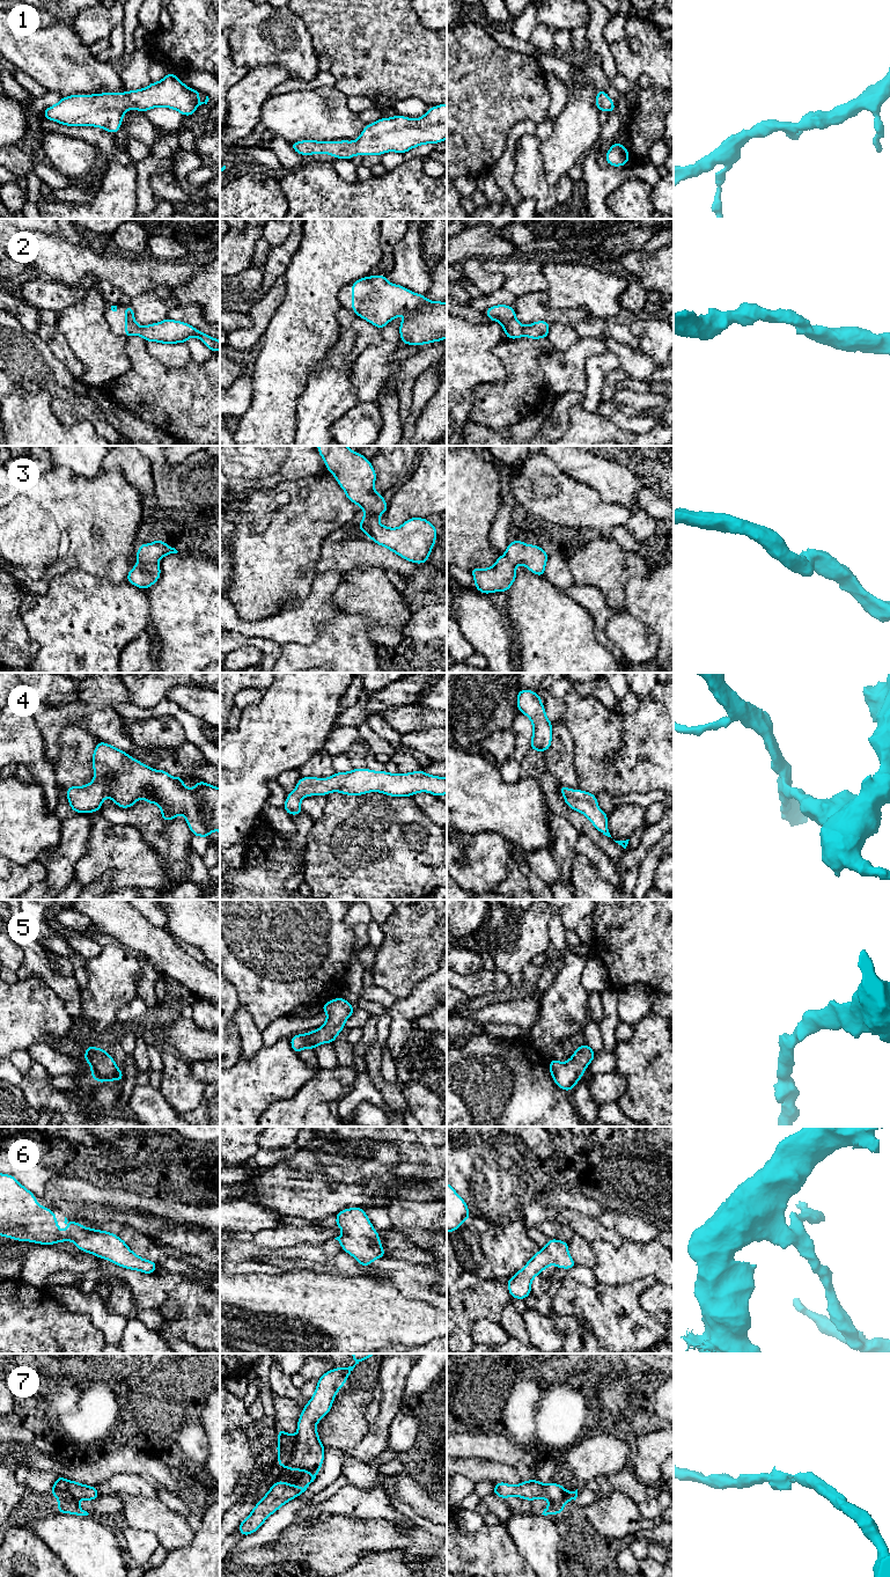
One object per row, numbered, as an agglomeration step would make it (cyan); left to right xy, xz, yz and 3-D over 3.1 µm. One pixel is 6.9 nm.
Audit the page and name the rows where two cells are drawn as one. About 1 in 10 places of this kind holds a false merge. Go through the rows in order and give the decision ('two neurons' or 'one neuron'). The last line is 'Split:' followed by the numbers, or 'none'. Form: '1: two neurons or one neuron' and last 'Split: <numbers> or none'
1: one neuron
2: one neuron
3: one neuron
4: one neuron
5: one neuron
6: one neuron
7: one neuron
Split: none

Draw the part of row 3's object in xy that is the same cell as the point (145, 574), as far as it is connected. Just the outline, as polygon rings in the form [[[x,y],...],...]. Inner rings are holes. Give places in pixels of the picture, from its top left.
[[[155,540],[148,544],[139,544],[139,550],[135,555],[138,565],[130,570],[126,580],[141,589],[149,588],[161,575],[160,563],[156,560],[169,553],[177,552],[175,548],[170,548],[161,540]]]

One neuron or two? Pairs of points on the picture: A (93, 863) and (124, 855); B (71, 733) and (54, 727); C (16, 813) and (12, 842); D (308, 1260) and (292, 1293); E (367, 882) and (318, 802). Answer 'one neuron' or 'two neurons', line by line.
A: one neuron
B: two neurons
C: one neuron
D: two neurons
E: two neurons

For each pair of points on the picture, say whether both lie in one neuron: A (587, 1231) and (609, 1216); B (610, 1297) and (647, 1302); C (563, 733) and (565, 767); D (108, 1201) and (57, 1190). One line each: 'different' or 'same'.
A: different
B: different
C: same
D: same

